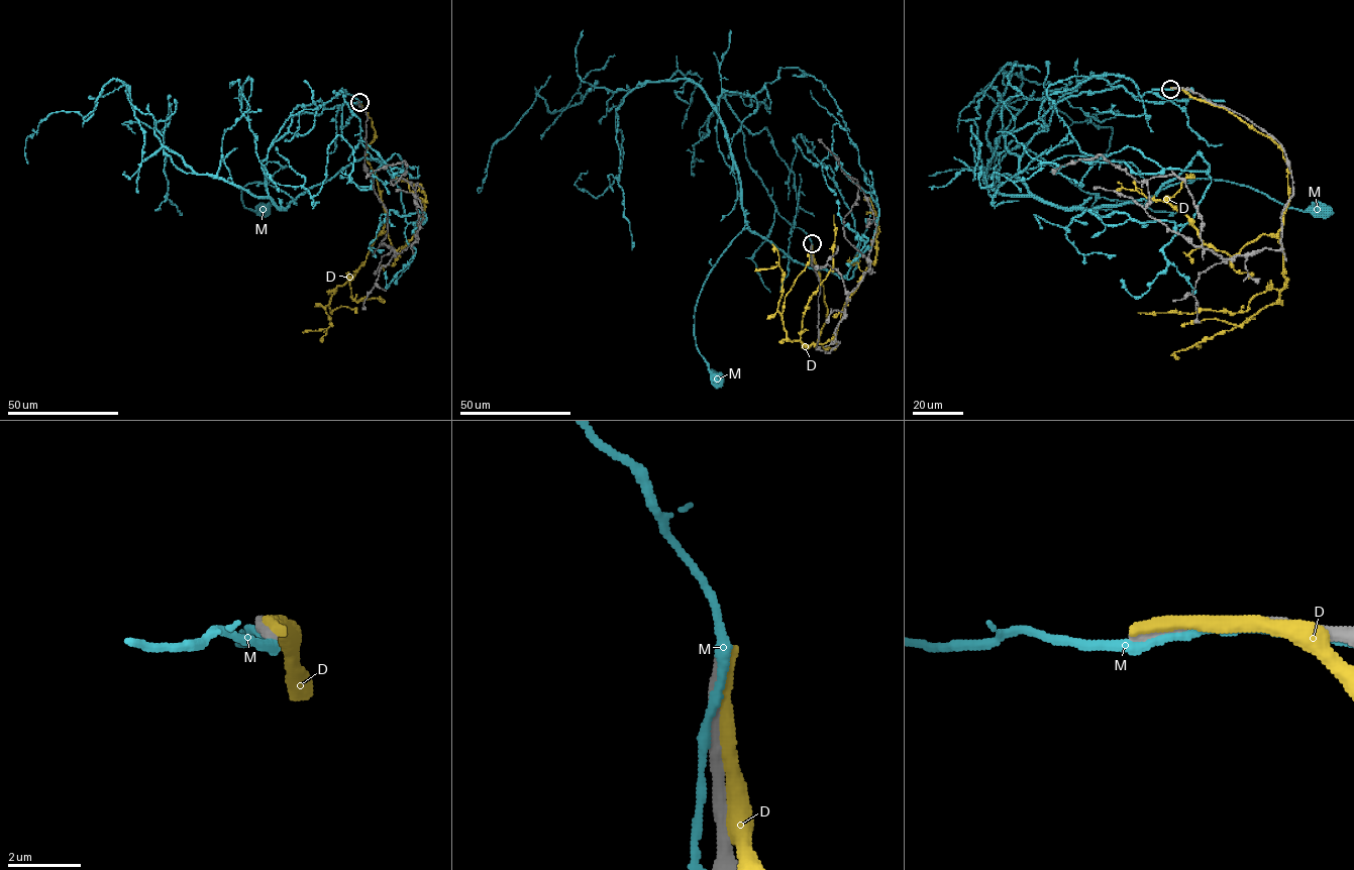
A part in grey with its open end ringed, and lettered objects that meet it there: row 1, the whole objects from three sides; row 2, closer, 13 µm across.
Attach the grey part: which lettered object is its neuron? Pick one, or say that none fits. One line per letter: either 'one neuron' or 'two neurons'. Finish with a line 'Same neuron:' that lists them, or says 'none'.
D: two neurons
M: two neurons
Same neuron: none

